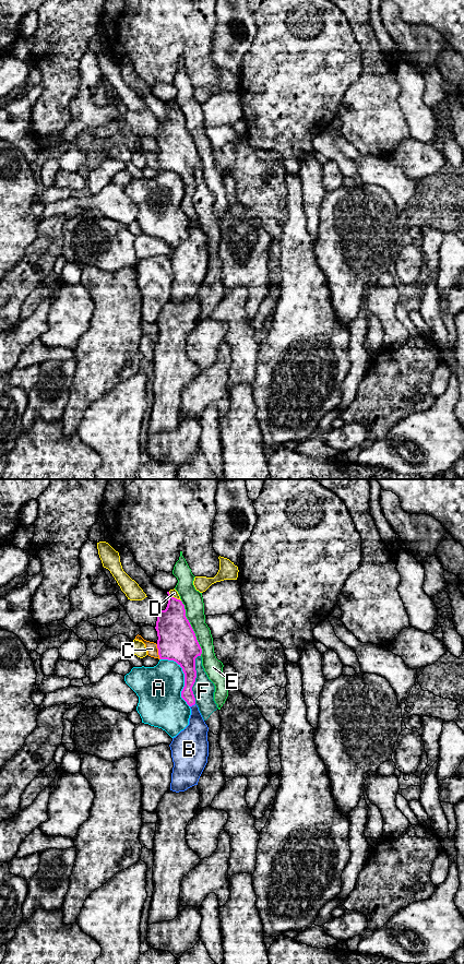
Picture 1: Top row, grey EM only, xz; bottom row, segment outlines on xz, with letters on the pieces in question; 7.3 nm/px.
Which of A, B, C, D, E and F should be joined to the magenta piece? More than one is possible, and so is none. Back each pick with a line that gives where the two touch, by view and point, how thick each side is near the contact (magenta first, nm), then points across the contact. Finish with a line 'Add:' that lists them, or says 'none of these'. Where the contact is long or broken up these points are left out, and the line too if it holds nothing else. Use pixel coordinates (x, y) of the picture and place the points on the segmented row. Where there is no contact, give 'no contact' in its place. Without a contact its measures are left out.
Add: none of these

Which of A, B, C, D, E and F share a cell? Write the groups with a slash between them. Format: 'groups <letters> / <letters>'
groups A / B / C / D / E / F

